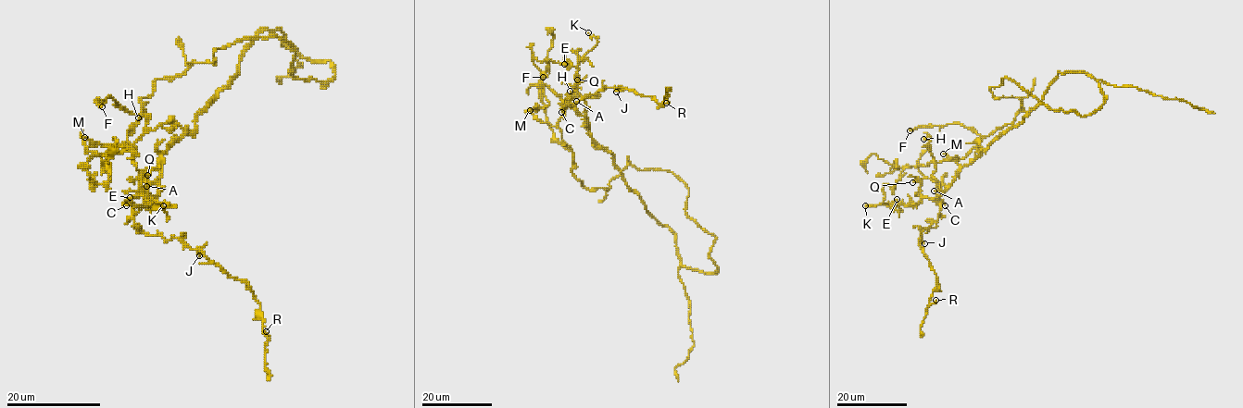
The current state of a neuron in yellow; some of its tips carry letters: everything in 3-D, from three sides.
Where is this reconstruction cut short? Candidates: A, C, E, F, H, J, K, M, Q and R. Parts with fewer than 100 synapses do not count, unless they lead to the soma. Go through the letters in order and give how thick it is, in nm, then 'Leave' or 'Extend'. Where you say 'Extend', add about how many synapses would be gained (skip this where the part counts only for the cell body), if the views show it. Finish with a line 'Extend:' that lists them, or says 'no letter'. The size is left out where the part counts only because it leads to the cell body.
A: Thickness 100 nm. Leave
C: Thickness 130 nm. Leave
E: Thickness 110 nm. Leave
F: Thickness 200 nm. Leave
H: Thickness 120 nm. Leave
J: Thickness 130 nm. Leave
K: Thickness 90 nm. Leave
M: Thickness 150 nm. Leave
Q: Thickness 150 nm. Leave
R: Thickness 110 nm. Leave
Extend: no letter

